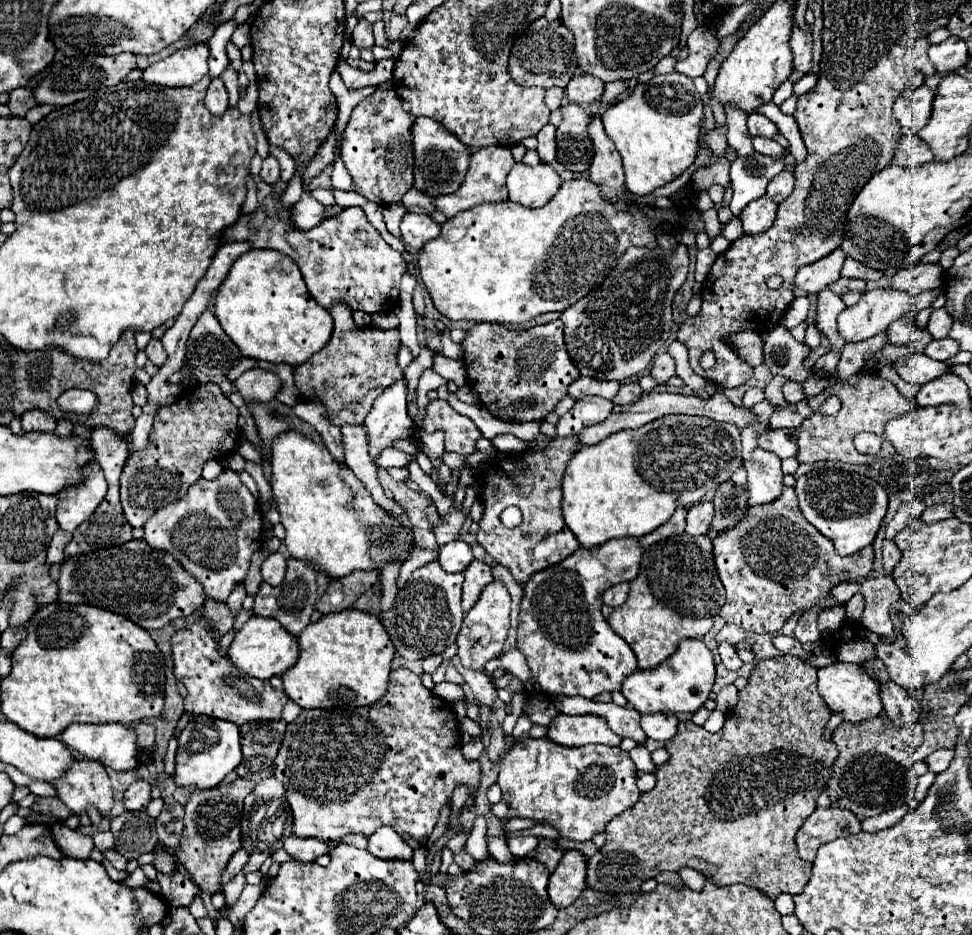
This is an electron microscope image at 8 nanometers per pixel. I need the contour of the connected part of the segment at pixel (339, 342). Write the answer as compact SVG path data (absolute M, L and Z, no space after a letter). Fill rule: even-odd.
M336 303L330 309L330 315L334 319L332 339L322 351L312 355L308 363L294 369L294 383L306 399L316 395L324 403L334 425L362 425L374 399L404 377L396 361L400 335L398 329L358 329L352 311L344 307L344 303Z

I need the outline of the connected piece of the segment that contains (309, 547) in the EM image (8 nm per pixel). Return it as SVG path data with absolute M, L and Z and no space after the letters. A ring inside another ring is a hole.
M288 429L272 439L272 493L274 503L280 513L280 521L286 529L286 547L294 559L310 561L316 569L328 573L330 577L346 577L358 569L384 569L388 561L396 555L402 561L408 557L414 545L412 533L402 529L394 517L390 517L382 507L378 507L364 487L364 483L346 467L338 463L324 445L314 443L310 437L296 429Z

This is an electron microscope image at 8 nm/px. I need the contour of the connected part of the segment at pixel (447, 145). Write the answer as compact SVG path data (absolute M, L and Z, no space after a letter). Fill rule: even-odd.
M416 117L416 123L412 127L412 137L414 137L414 159L416 159L414 161L416 189L430 197L452 195L454 191L458 191L468 171L472 155L468 147L462 141L458 141L456 135L446 131L440 123L436 123L430 117Z

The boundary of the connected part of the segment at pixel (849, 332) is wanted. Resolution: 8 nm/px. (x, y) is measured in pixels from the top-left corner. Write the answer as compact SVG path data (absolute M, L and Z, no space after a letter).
M888 287L864 291L862 299L838 315L838 331L848 343L864 341L884 331L894 319L910 311L912 297Z

